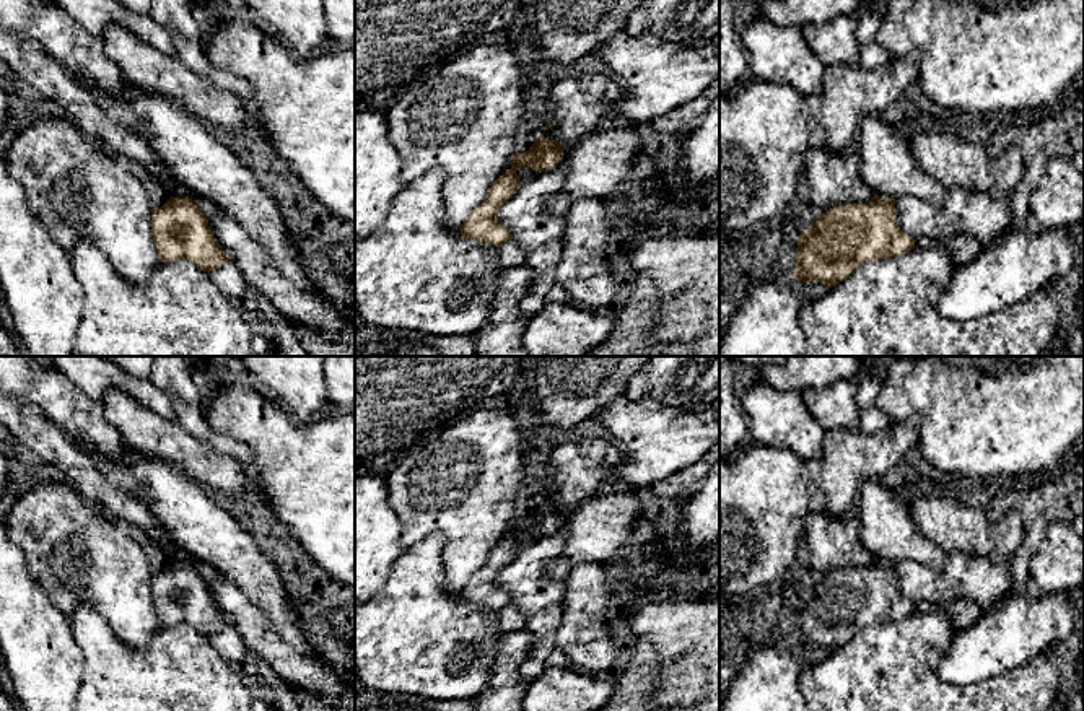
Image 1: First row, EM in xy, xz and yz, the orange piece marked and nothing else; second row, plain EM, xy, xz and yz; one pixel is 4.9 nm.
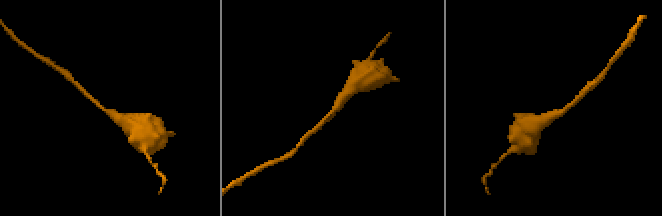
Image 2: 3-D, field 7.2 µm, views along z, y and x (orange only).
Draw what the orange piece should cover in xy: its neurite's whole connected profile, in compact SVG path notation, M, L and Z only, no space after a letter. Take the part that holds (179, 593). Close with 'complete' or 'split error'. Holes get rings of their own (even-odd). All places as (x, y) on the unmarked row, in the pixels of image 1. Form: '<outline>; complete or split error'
M171 561L151 574L151 597L161 626L186 623L210 638L229 625L216 608L200 568L192 563Z; complete

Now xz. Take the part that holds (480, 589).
M542 499L534 504L527 516L516 517L511 524L511 532L495 545L487 563L475 571L459 591L462 602L498 612L509 605L509 595L496 586L496 579L501 569L521 552L516 535L534 532L544 537L547 534L555 534L562 524L562 517L563 509L555 504L547 504Z; complete

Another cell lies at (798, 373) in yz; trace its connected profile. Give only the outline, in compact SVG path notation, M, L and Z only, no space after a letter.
M786 356L783 364L760 369L760 379L778 390L827 389L859 376L856 356Z

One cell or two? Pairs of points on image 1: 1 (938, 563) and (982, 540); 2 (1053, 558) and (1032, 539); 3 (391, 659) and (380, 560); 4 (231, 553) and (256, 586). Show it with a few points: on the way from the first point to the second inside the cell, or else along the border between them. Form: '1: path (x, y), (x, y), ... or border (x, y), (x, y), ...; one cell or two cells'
1: border (918, 529), (946, 555); two cells
2: border (1066, 519), (1053, 523), (1035, 549); two cells
3: border (404, 552), (384, 584), (371, 597); two cells
4: path (240, 562), (256, 578); one cell

